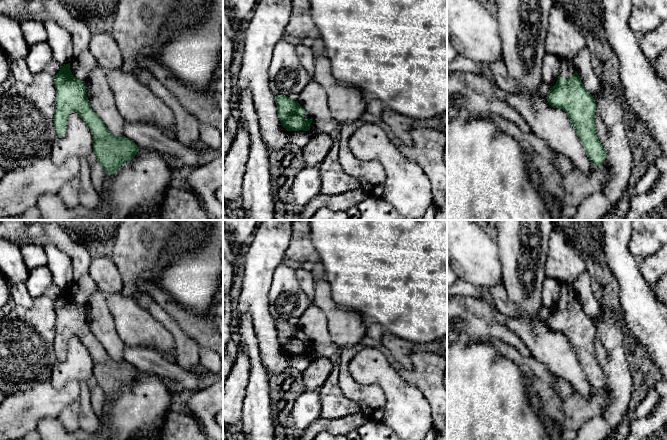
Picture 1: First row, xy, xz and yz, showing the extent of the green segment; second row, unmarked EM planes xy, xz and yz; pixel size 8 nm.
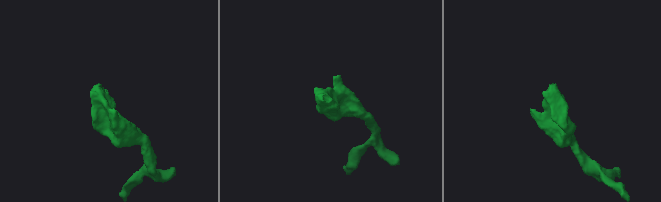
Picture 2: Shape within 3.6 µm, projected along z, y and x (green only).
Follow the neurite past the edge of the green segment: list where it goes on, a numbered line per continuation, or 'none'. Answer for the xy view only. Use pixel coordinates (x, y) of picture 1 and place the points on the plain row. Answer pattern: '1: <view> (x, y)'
1: xy (83, 286)

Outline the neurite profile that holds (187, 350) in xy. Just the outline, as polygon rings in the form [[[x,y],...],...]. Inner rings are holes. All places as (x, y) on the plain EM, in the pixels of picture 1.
[[[155,301],[149,305],[147,310],[173,336],[176,364],[187,371],[192,371],[192,368],[199,362],[200,348],[197,342],[186,335],[177,322]]]

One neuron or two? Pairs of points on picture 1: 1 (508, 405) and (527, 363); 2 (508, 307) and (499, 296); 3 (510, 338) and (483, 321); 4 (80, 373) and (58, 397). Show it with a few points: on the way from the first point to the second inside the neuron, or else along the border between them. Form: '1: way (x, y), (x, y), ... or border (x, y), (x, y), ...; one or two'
1: border (505, 357), (510, 359), (525, 376); two
2: way (505, 304), (500, 299); one
3: way (503, 333), (490, 327); one
4: border (78, 381), (71, 380), (59, 388), (52, 382); two

